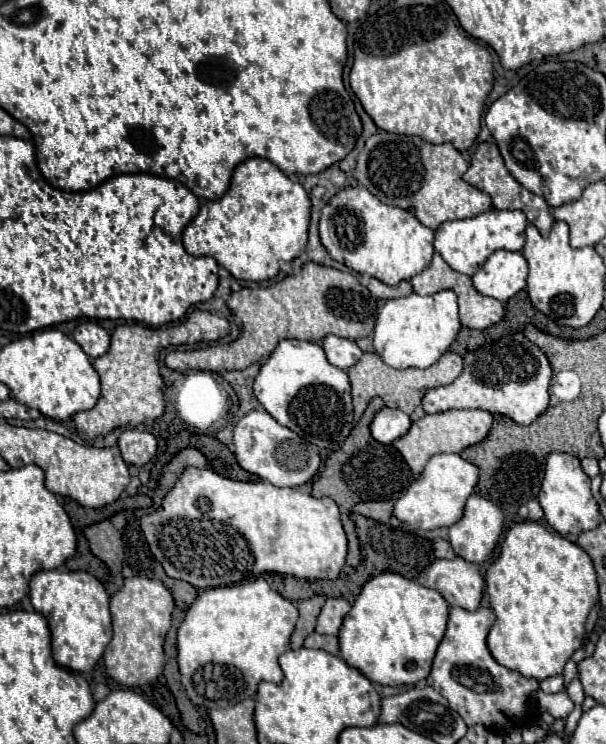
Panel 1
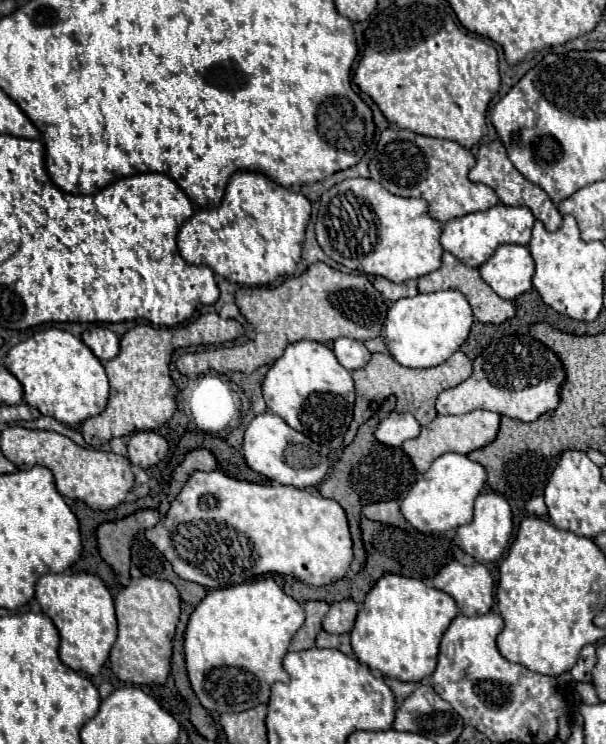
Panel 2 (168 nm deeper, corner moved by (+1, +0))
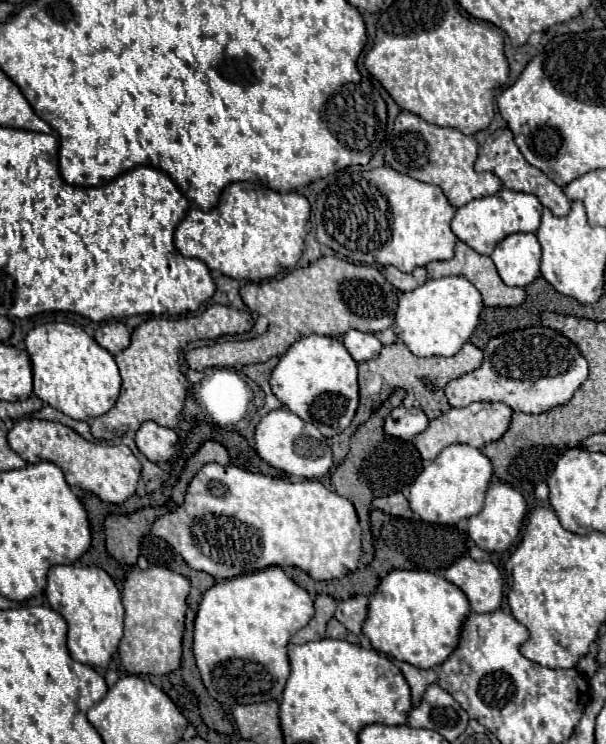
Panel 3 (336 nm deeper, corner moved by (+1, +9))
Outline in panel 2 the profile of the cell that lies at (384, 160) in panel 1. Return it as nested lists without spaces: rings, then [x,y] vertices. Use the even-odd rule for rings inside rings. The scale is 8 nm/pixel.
[[[386,128],[380,134],[376,154],[372,156],[368,168],[370,178],[380,182],[390,194],[402,198],[424,198],[432,218],[438,222],[448,222],[458,216],[488,210],[498,204],[498,196],[486,184],[474,184],[468,180],[468,170],[476,164],[470,150],[462,148],[458,142],[420,136],[410,130]]]

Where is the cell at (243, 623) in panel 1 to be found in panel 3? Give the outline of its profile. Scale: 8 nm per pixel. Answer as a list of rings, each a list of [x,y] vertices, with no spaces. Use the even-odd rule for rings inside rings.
[[[268,567],[256,573],[218,581],[204,593],[194,627],[196,665],[200,669],[208,693],[224,707],[264,703],[272,699],[280,701],[284,685],[290,675],[290,663],[286,655],[288,637],[300,631],[312,617],[314,603],[308,591],[298,587],[280,567]]]

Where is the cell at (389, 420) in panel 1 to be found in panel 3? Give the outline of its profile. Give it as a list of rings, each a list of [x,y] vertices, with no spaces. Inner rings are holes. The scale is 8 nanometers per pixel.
[[[402,405],[396,407],[384,423],[384,431],[388,435],[406,441],[420,435],[426,427],[428,427],[428,417],[422,409],[406,409]]]

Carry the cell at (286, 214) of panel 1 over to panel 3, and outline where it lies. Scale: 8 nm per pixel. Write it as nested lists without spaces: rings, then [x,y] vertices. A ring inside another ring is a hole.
[[[240,181],[224,189],[218,207],[214,207],[212,211],[206,213],[202,209],[190,209],[186,219],[176,227],[174,245],[184,257],[196,257],[204,261],[208,269],[218,269],[220,273],[232,279],[246,279],[246,281],[272,279],[298,263],[304,251],[304,239],[308,235],[308,217],[310,217],[310,203],[306,197],[294,191],[278,193],[268,187],[260,187],[256,183]]]

